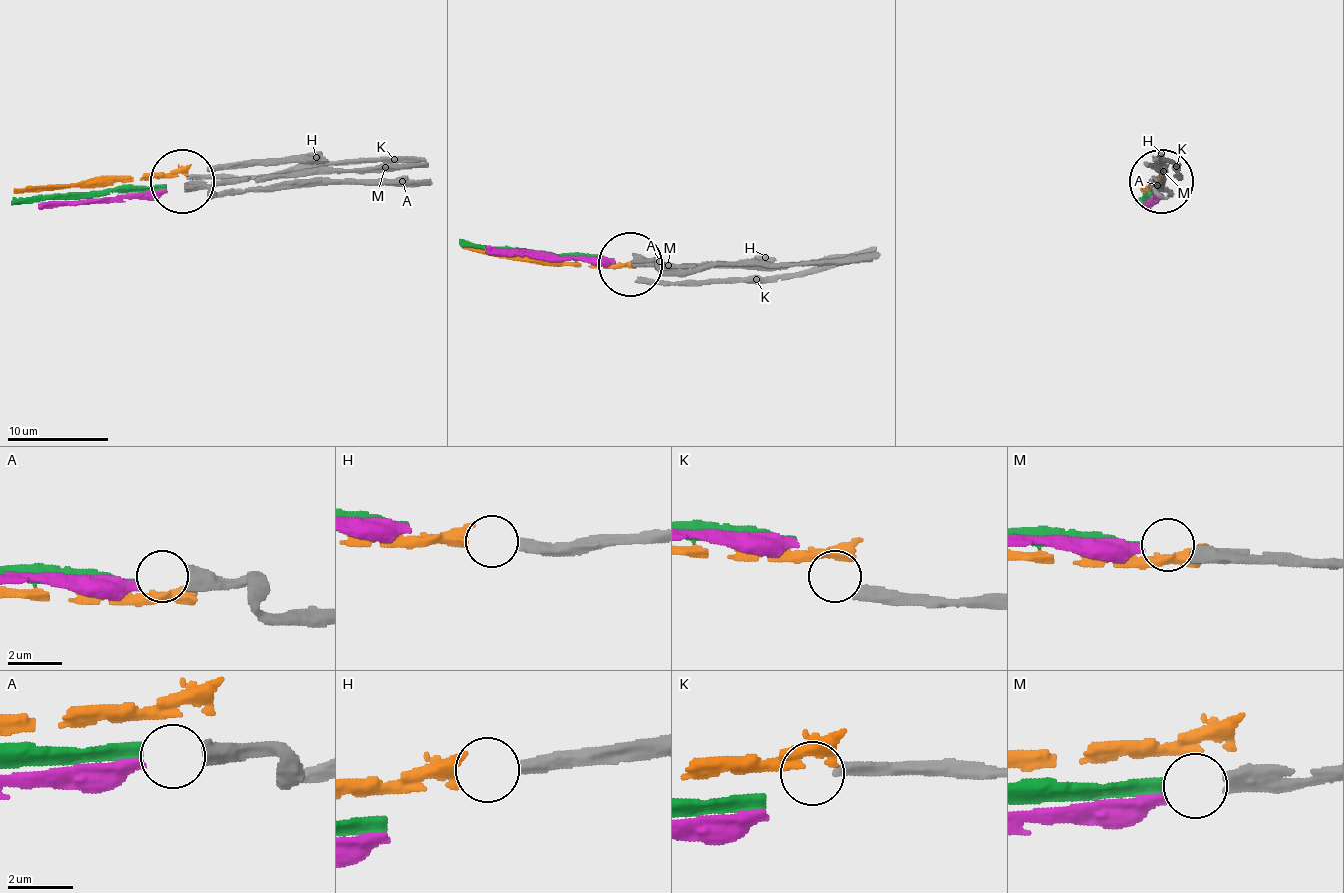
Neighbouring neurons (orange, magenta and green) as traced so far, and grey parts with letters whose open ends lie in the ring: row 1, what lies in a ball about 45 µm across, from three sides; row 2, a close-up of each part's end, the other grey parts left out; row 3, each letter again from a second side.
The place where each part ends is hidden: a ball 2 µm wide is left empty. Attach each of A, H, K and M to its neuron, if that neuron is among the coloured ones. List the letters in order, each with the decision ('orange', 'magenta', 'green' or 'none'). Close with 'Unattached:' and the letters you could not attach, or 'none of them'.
A: none
H: orange
K: none
M: green
Unattached: A, K

